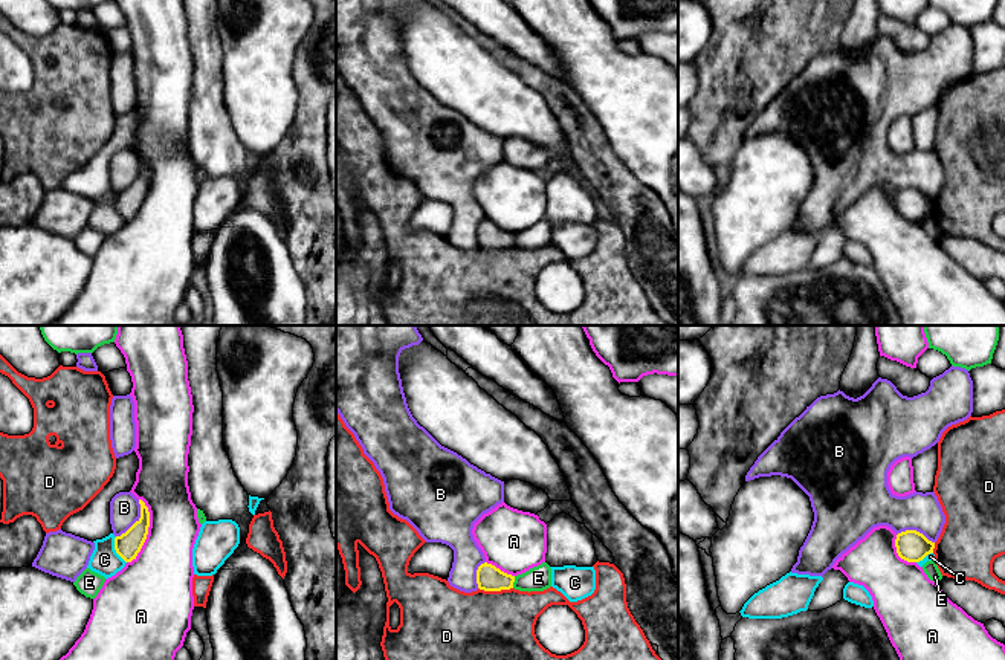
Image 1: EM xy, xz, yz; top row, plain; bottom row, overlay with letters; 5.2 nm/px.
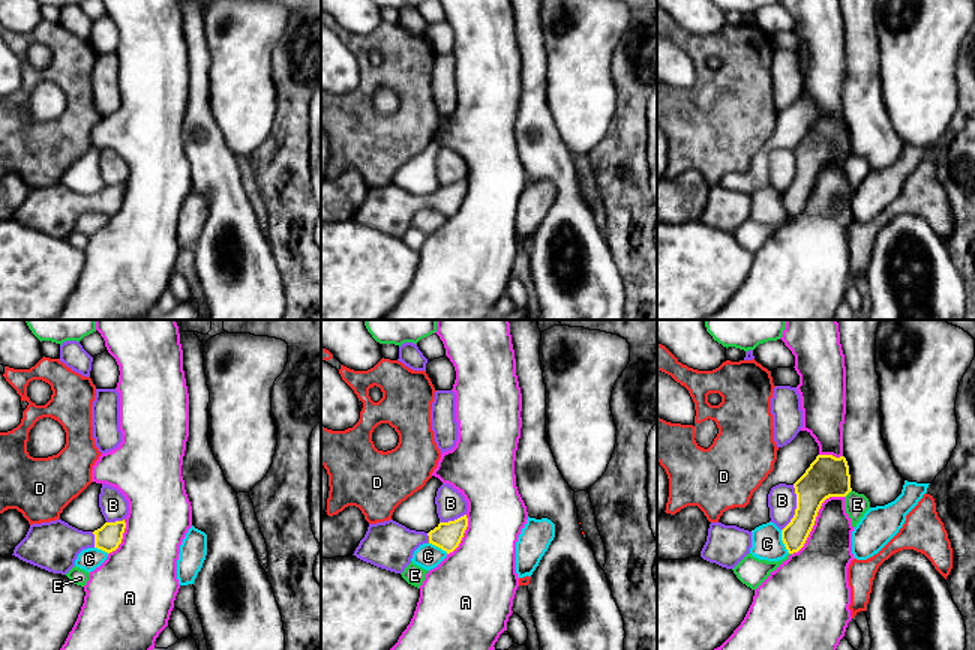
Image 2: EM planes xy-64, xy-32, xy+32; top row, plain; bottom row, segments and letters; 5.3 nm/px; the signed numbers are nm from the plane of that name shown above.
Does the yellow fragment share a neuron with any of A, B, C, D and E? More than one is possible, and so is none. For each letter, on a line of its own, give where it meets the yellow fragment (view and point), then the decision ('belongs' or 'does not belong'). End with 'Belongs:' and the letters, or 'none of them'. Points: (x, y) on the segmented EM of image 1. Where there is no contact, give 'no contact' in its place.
A: contact xy (147, 532); does not belong
B: contact xy (136, 521); belongs
C: contact xy (115, 549); does not belong
D: contact xz (495, 590); does not belong
E: contact xz (513, 581); does not belong
Belongs: B

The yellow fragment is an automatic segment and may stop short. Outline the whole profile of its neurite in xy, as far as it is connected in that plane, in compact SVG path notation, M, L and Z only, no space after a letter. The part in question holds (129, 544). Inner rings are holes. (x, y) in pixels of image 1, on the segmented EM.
M119 492L110 501L110 524L116 536L116 553L125 562L131 562L136 559L148 535L148 507L131 492Z

